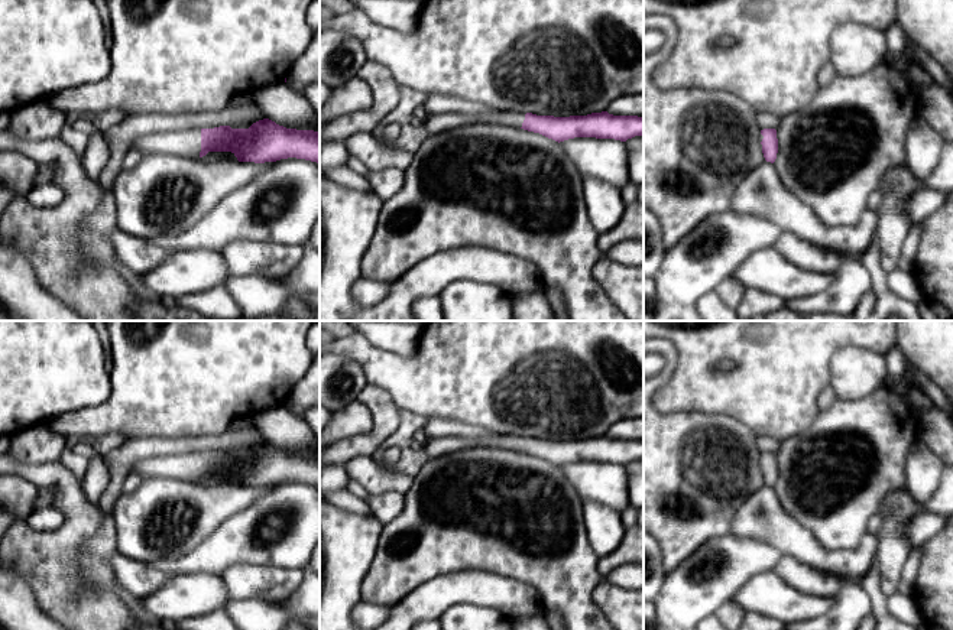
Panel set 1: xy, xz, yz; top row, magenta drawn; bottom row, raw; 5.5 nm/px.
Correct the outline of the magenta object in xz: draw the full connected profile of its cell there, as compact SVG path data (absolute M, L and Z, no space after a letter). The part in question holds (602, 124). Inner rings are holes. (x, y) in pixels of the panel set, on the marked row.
M428 94L422 108L427 116L458 113L477 118L480 123L510 126L539 133L558 143L574 137L615 139L626 142L635 136L644 136L644 117L613 116L607 111L570 117L537 116L532 113L525 114L497 110L443 94Z

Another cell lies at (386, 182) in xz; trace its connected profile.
M386 168L369 171L366 178L372 186L372 192L382 201L386 201L403 186L405 172L398 168Z

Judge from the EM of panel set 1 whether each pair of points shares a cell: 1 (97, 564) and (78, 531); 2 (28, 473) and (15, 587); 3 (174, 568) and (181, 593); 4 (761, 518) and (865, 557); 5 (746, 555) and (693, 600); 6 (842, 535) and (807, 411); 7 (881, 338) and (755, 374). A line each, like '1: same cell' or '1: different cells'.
1: different cells
2: different cells
3: different cells
4: same cell
5: same cell
6: different cells
7: same cell

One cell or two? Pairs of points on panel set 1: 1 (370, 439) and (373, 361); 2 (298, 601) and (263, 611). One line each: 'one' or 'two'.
1: two
2: one

